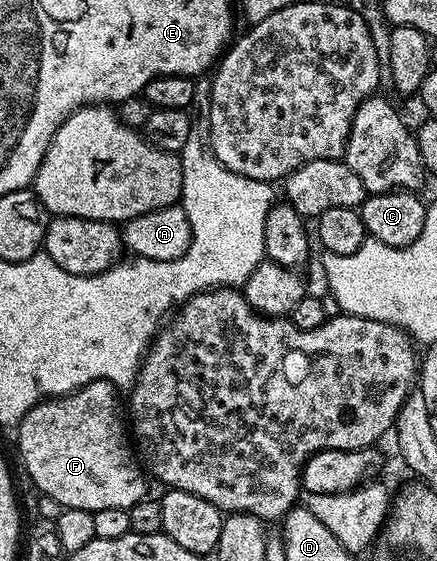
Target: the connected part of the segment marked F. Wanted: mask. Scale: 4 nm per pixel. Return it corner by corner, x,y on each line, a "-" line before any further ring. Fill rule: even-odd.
96,380
70,392
68,396
42,400
16,425
17,448
21,451
25,472
33,479
41,496
55,498
55,502
59,502
62,508
87,510
92,513
130,508
135,506
135,502
146,499
146,477
135,459
135,452
127,435
127,424
123,419
123,404
122,401
121,404
117,401
117,395
119,389
116,384
109,380

